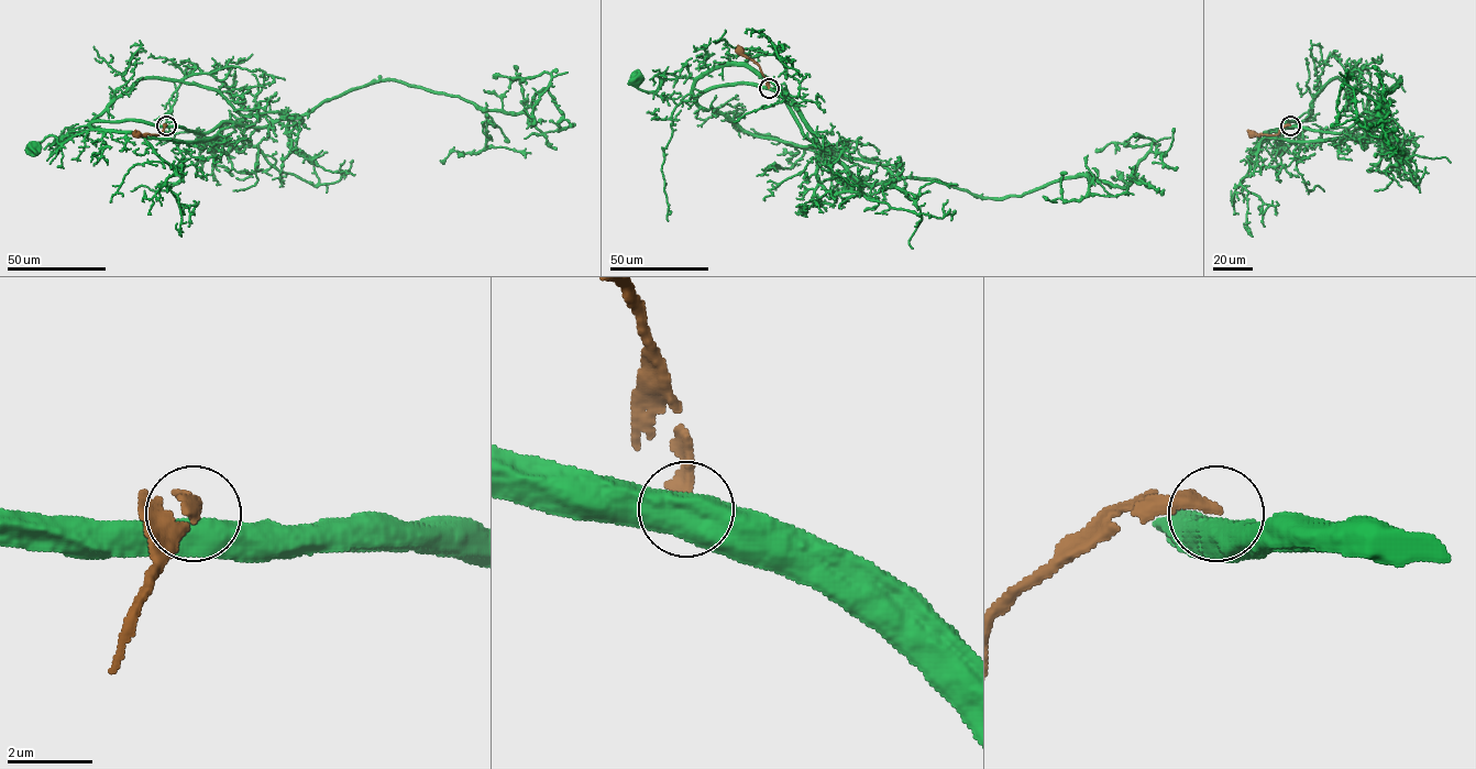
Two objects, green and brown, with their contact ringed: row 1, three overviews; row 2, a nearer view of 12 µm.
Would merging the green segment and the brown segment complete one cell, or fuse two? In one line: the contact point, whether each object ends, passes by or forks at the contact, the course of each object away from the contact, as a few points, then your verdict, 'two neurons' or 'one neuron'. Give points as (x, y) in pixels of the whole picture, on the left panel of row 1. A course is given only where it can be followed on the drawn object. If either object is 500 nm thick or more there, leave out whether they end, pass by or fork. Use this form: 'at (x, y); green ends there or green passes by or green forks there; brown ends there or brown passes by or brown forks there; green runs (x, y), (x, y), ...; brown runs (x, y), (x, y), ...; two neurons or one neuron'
at (166, 125); green runs (166, 125), (138, 121), (94, 121), (90, 129), (64, 142), (59, 143), (53, 135), (32, 147); brown runs (166, 125), (161, 134), (136, 134); two neurons

